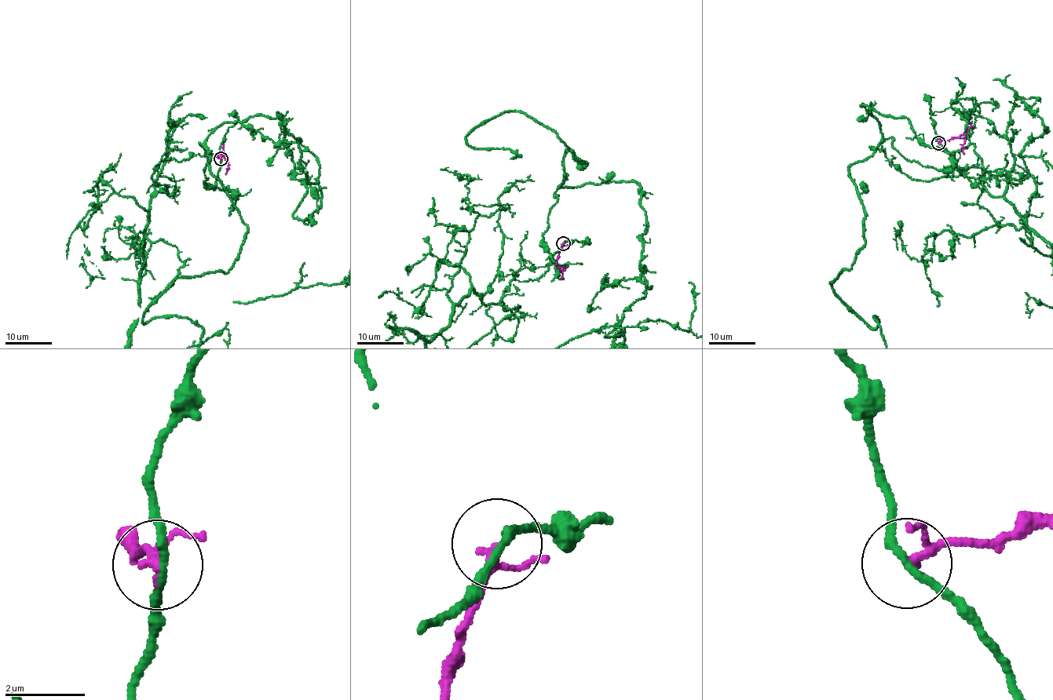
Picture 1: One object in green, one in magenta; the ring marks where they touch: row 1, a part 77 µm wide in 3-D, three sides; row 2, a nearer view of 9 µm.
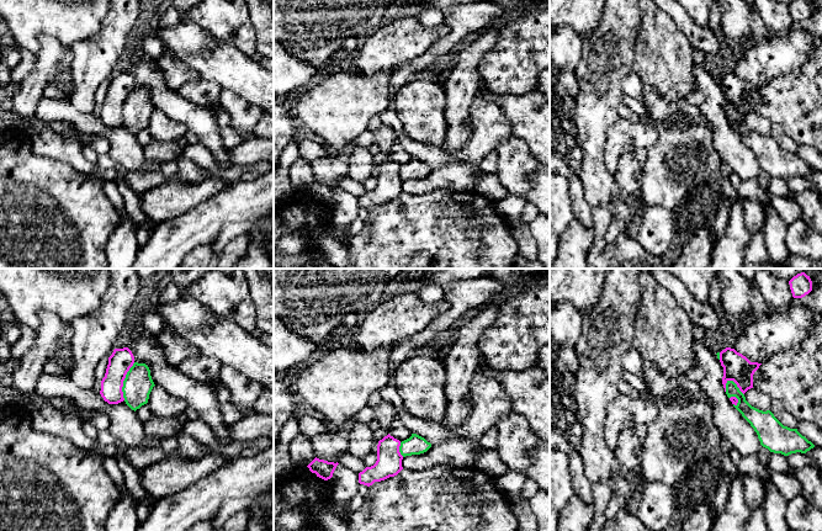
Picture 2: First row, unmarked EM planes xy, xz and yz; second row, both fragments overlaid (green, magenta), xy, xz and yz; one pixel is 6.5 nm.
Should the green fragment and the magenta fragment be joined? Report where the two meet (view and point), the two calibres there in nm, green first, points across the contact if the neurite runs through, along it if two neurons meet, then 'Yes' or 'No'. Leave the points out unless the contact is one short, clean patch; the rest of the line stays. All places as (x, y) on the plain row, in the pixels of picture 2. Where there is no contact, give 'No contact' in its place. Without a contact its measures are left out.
Touches green at xy (123, 105). Thickness 190 nm (green) against 150 nm. No

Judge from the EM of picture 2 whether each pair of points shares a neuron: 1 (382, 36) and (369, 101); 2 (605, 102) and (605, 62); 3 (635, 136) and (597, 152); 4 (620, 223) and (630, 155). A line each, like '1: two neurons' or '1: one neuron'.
1: two neurons
2: one neuron
3: two neurons
4: one neuron

